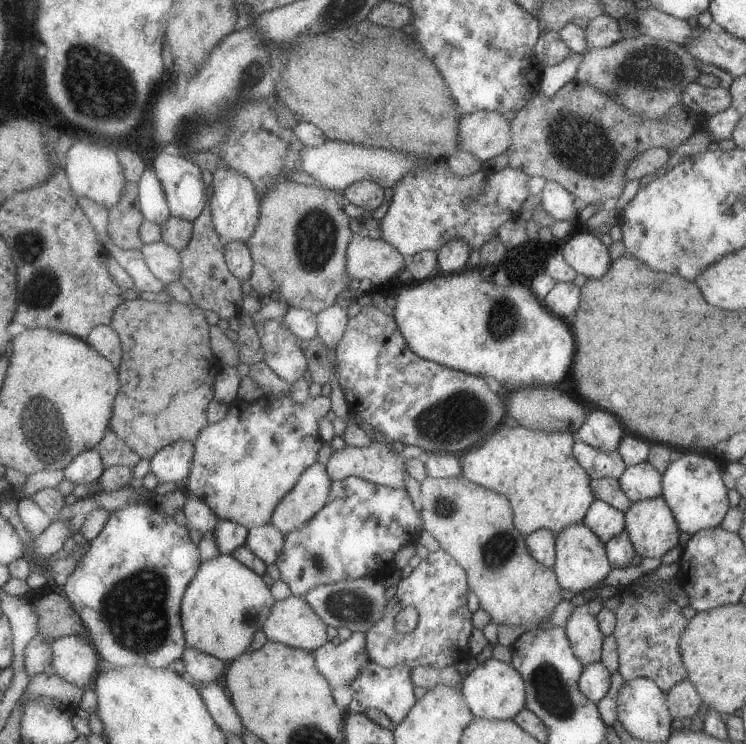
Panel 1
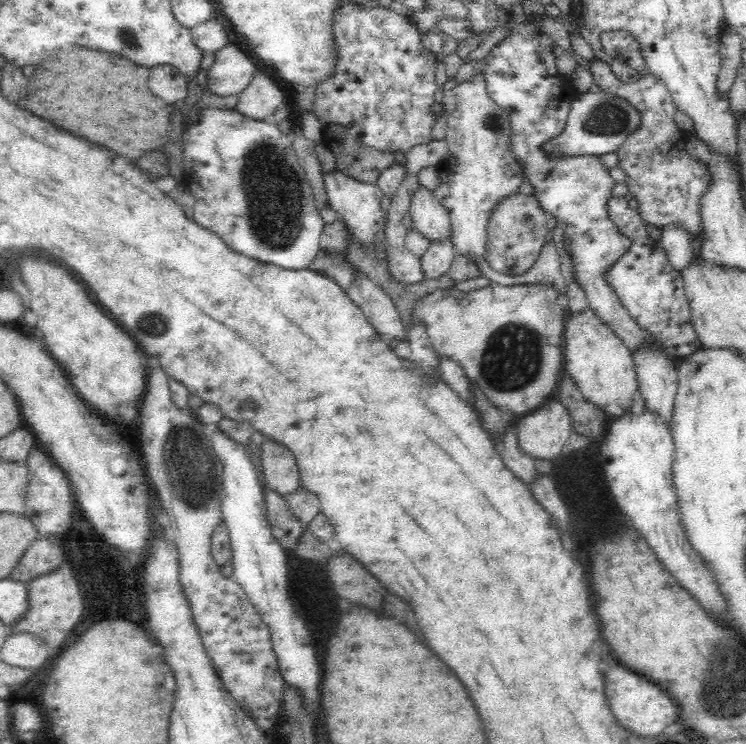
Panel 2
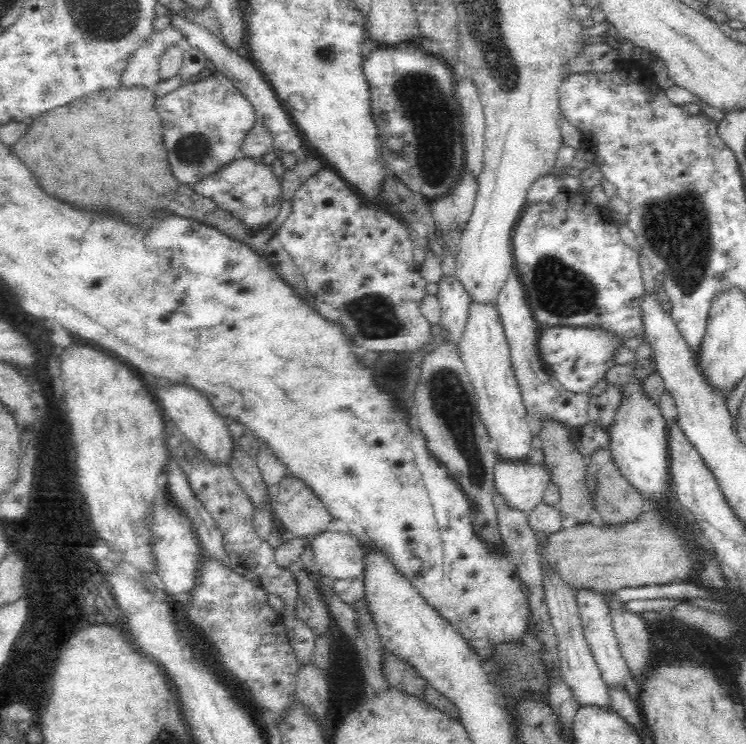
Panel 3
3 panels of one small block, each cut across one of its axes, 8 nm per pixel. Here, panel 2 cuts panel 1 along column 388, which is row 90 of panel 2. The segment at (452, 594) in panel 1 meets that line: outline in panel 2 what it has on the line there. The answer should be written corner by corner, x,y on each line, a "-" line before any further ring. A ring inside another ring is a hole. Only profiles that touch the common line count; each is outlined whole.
625,30
603,32
600,36
604,51
616,60
642,72
642,78
623,81
618,78
608,63
592,60
588,70
593,82
600,89
610,91
630,101
642,113
642,126
616,152
620,153
618,165
627,176
626,185
638,202
638,211
646,224
662,228
664,225
682,221
692,238
699,238
699,214
697,202
709,185
708,169
686,154
684,149
686,132
674,124
675,102
667,86
655,76
644,71
645,60
639,42

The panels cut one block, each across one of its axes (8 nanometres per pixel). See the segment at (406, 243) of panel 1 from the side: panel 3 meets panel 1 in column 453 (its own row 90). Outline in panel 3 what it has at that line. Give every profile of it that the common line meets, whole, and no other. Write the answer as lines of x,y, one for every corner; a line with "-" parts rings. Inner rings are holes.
218,70
203,80
182,86
176,85
176,90
166,92
164,96
155,100
155,107
164,126
164,144
168,148
171,171
176,180
182,184
193,185
202,176
208,176
209,173
216,172
216,168
220,168
222,164
234,160
245,136
257,120
255,108
248,97

